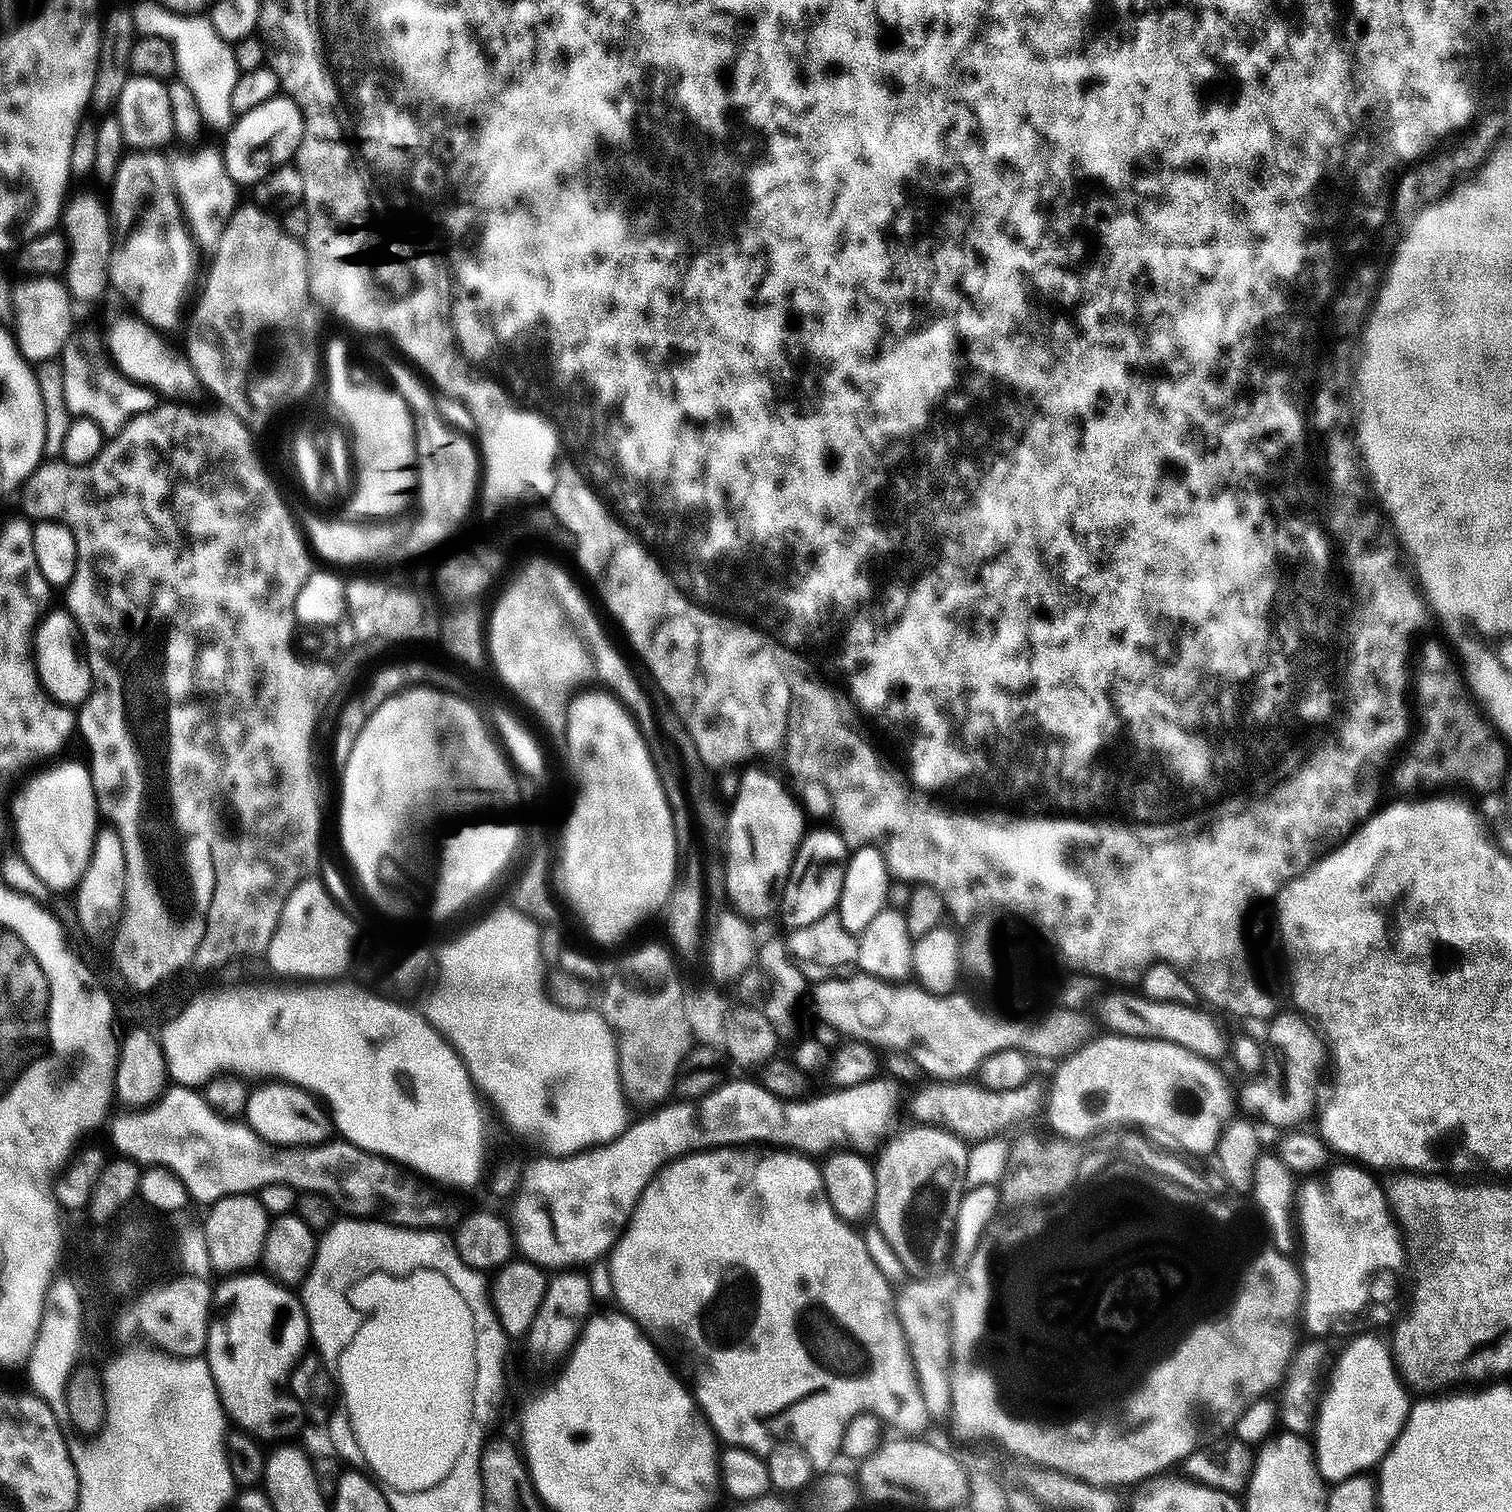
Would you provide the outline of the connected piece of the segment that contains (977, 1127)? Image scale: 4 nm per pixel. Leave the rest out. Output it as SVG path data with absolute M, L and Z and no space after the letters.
M1036 1078L1014 1090L986 1090L972 1082L928 1082L917 1087L906 1108L912 1111L917 1125L944 1128L965 1142L979 1142L999 1137L1011 1124L1020 1124L1031 1116L1041 1115L1046 1104L1046 1088Z

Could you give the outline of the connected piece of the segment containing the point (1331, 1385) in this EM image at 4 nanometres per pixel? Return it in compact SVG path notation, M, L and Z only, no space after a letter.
M1356 1336L1341 1350L1340 1357L1337 1360L1336 1358L1337 1356L1334 1360L1336 1369L1332 1368L1330 1372L1332 1381L1327 1381L1319 1397L1314 1425L1316 1465L1321 1476L1328 1482L1345 1480L1350 1476L1375 1469L1404 1428L1410 1407L1409 1393L1401 1381L1399 1372L1396 1371L1396 1363L1393 1362L1389 1345L1385 1341L1383 1344L1376 1336Z

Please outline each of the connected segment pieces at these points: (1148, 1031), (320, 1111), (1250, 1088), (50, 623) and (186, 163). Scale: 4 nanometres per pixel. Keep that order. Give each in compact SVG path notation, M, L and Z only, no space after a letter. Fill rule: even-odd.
M1116 990L1113 996L1105 995L1103 997L1104 1005L1100 1008L1099 1019L1108 1026L1107 1031L1109 1033L1118 1036L1129 1036L1130 1038L1138 1038L1139 1040L1165 1040L1171 1044L1177 1044L1182 1046L1186 1050L1190 1050L1195 1056L1203 1056L1205 1058L1217 1058L1229 1051L1230 1048L1230 1036L1224 1033L1224 1028L1211 1016L1211 1011L1205 1010L1200 1006L1193 1006L1191 1004L1171 1004L1170 1002L1154 1002L1149 1000L1147 996L1143 994L1137 994L1132 990Z
M264 1082L261 1088L253 1087L248 1093L248 1101L243 1110L246 1123L263 1140L285 1148L299 1148L323 1144L333 1135L334 1125L331 1115L312 1093L283 1082Z
M1277 1011L1272 1017L1268 1028L1267 1047L1270 1049L1270 1060L1276 1065L1267 1069L1265 1080L1253 1079L1244 1089L1239 1089L1238 1104L1245 1108L1249 1117L1257 1121L1265 1120L1280 1130L1288 1130L1300 1126L1308 1115L1318 1108L1316 1095L1320 1092L1320 1079L1324 1076L1324 1063L1329 1063L1330 1052L1326 1041L1318 1031L1317 1025L1309 1017L1299 1011ZM1272 1047L1272 1052L1271 1048ZM1260 1119L1260 1120L1259 1120ZM1292 1124L1292 1125L1291 1125Z
M67 610L51 612L49 611L37 624L36 635L32 638L32 655L36 662L36 673L40 685L59 704L79 706L92 693L92 672L88 669L88 661L82 655L82 648L78 643L76 619Z
M219 147L199 148L171 153L168 156L168 165L178 202L192 204L192 212L187 212L183 217L189 232L192 233L195 247L201 253L211 254L220 245L222 230L230 222L230 218L238 207L238 201L236 201L238 186L232 181L226 170L224 157ZM196 150L197 152L192 152ZM200 204L212 204L212 224L200 224L200 216L204 216L204 208L200 208Z

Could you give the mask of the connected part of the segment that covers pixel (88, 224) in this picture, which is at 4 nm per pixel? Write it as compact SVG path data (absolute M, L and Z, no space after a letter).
M92 192L73 195L62 213L62 232L68 242L68 261L64 263L62 279L73 301L92 304L104 291L109 291L108 263L112 253L114 225L109 209Z

